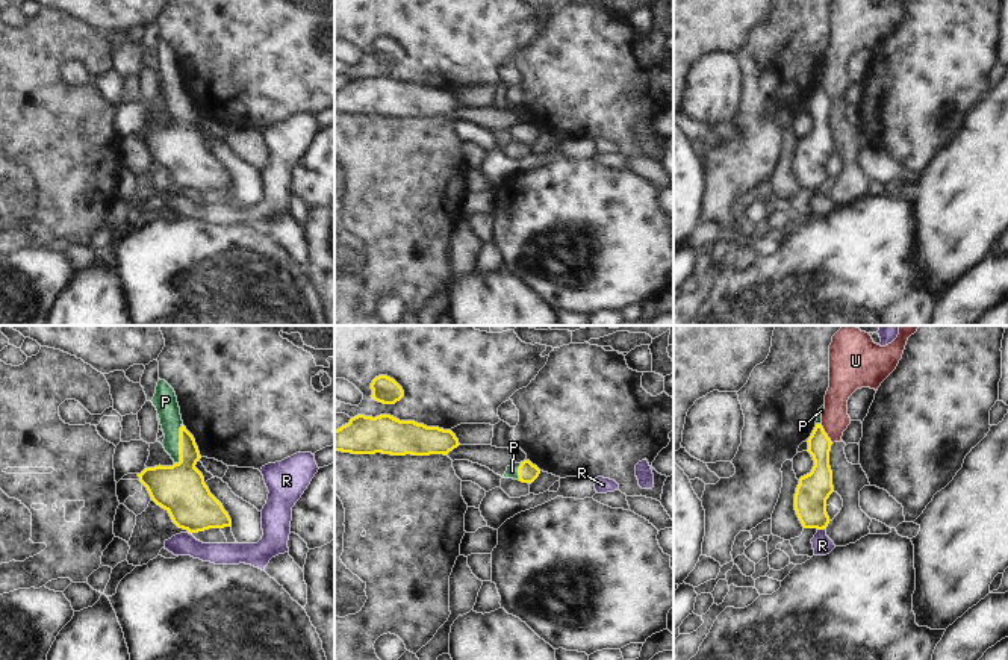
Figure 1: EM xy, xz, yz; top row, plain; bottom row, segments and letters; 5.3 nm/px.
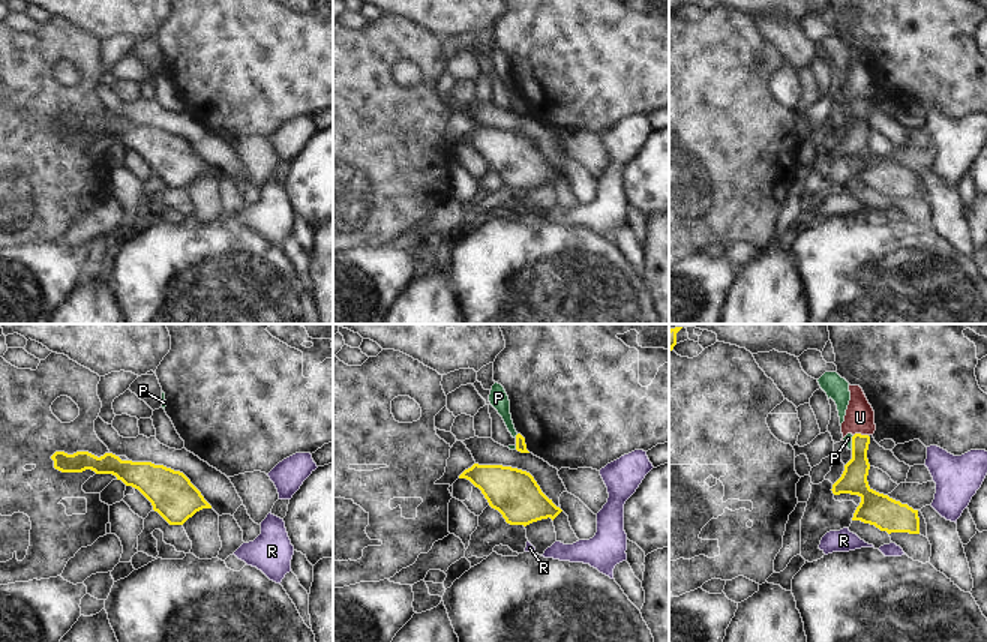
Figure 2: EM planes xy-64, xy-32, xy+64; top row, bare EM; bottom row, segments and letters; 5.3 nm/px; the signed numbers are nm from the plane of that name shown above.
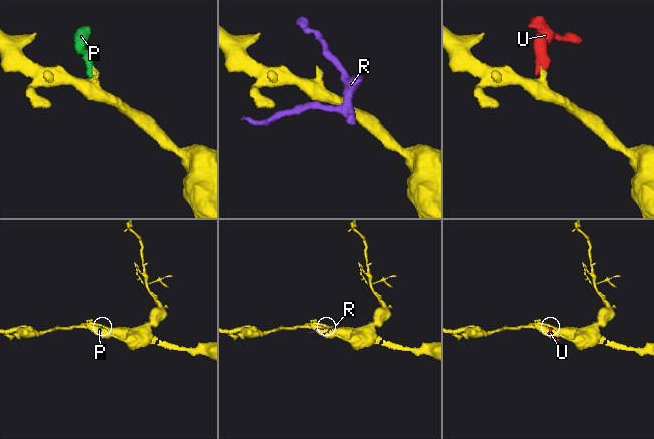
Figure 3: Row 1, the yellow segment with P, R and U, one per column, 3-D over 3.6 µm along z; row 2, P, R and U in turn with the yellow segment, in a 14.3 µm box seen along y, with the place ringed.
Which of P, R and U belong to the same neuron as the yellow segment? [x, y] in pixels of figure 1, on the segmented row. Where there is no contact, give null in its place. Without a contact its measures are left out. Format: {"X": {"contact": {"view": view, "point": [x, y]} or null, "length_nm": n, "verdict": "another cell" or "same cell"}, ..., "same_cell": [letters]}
{"P": {"contact": {"view": "xy", "point": [180, 444]}, "length_nm": 220, "verdict": "same cell"}, "R": {"contact": {"view": "yz", "point": [821, 529]}, "length_nm": 40, "verdict": "another cell"}, "U": {"contact": {"view": "yz", "point": [825, 433]}, "length_nm": 120, "verdict": "another cell"}, "same_cell": ["P"]}

